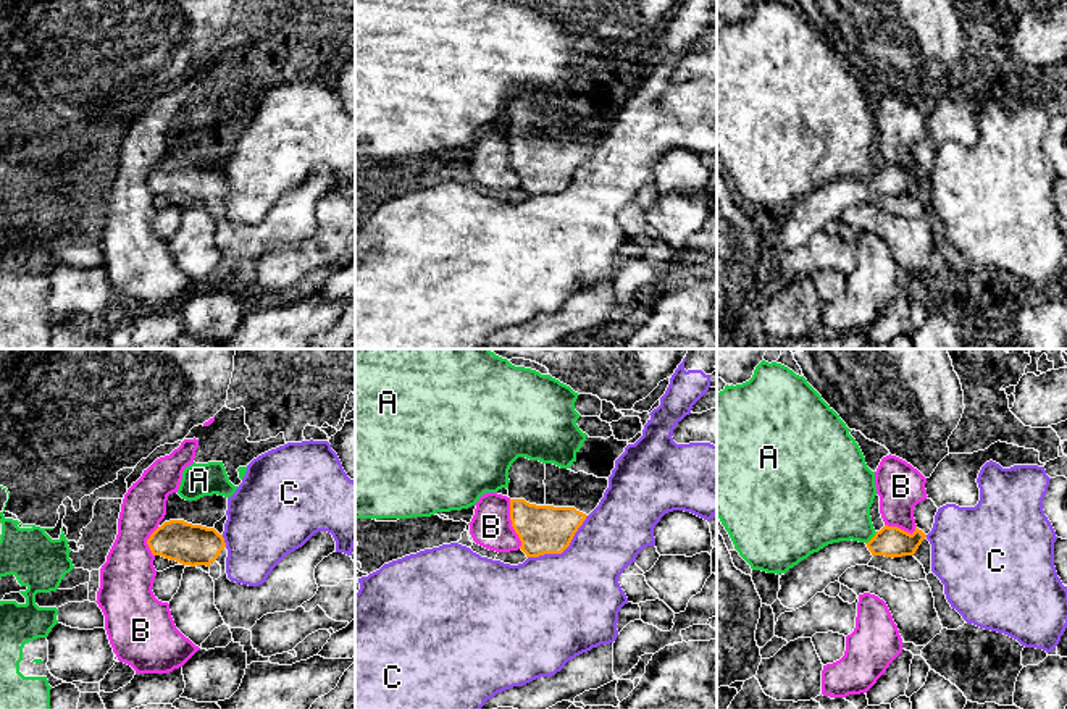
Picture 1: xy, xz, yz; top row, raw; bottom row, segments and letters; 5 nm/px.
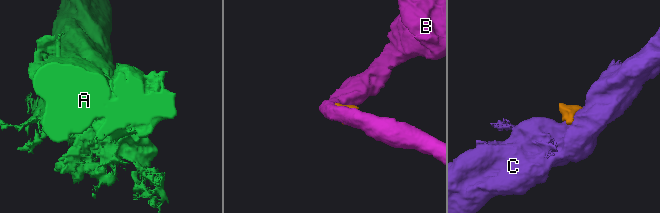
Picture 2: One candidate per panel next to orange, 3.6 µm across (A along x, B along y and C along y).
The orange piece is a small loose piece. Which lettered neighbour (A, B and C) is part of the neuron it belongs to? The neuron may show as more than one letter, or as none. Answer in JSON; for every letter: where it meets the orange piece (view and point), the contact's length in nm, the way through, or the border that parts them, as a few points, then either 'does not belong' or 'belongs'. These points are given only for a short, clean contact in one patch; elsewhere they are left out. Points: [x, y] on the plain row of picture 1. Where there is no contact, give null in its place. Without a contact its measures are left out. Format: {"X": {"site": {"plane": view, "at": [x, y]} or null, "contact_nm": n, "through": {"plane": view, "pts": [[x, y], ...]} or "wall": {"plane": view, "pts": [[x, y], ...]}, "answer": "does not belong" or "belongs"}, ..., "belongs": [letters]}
{"A": {"site": {"plane": "yz", "at": [872, 176]}, "contact_nm": 90, "wall": {"plane": "yz", "pts": [[877, 170], [866, 181]]}, "answer": "does not belong"}, "B": {"site": {"plane": "xz", "at": [512, 162]}, "contact_nm": 260, "wall": {"plane": "xz", "pts": [[509, 138], [509, 157], [520, 186]]}, "answer": "does not belong"}, "C": {"site": {"plane": "xz", "at": [562, 189]}, "contact_nm": 360, "answer": "does not belong"}, "belongs": []}

